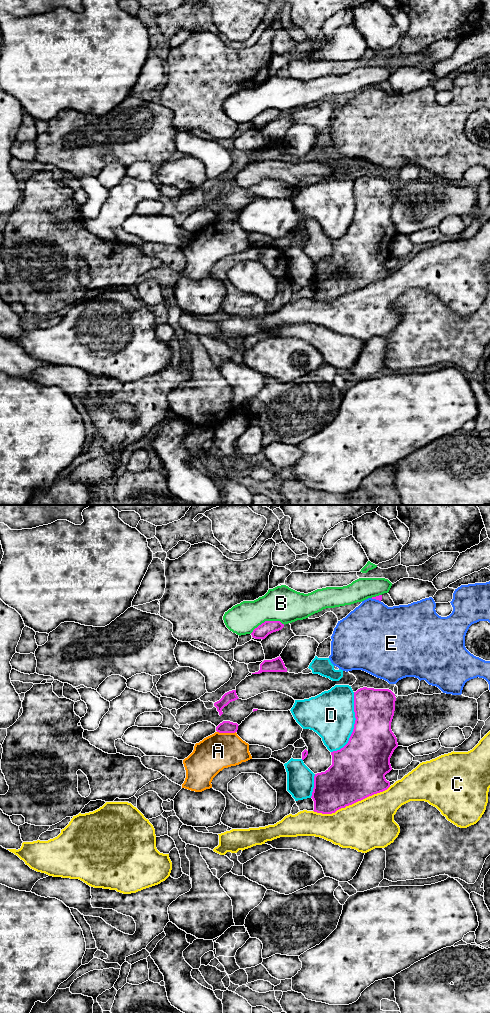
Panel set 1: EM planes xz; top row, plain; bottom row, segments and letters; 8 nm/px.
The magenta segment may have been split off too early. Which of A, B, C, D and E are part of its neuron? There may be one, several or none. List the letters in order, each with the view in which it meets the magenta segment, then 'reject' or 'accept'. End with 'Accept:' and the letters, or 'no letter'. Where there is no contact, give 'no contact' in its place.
A: xz | reject
B: xz | reject
C: xz | reject
D: xz | reject
E: xz | reject
Accept: no letter

